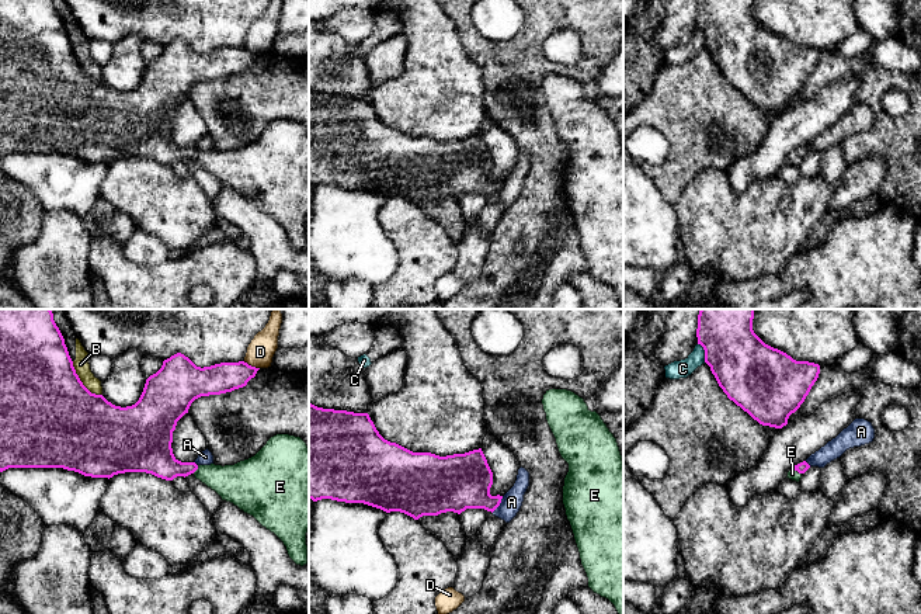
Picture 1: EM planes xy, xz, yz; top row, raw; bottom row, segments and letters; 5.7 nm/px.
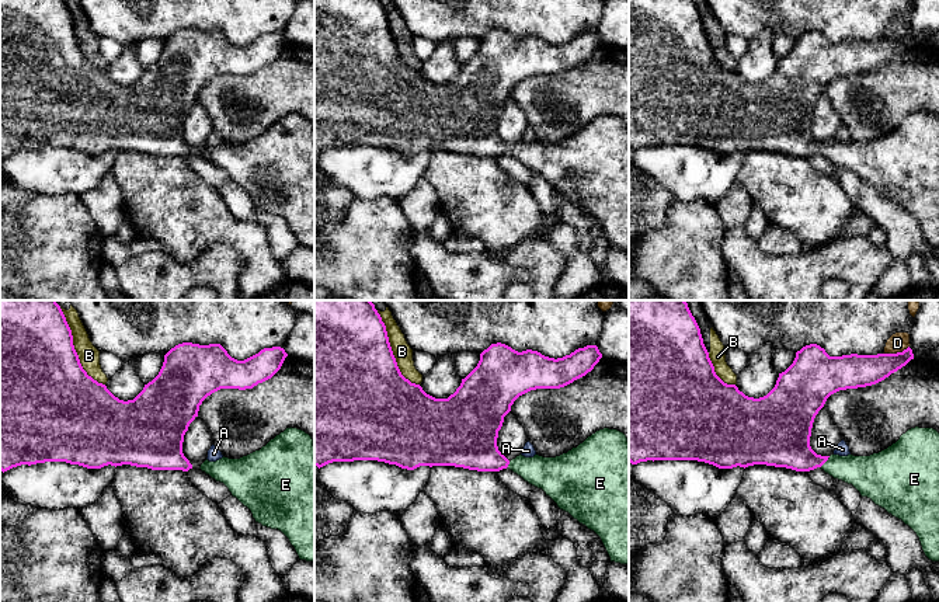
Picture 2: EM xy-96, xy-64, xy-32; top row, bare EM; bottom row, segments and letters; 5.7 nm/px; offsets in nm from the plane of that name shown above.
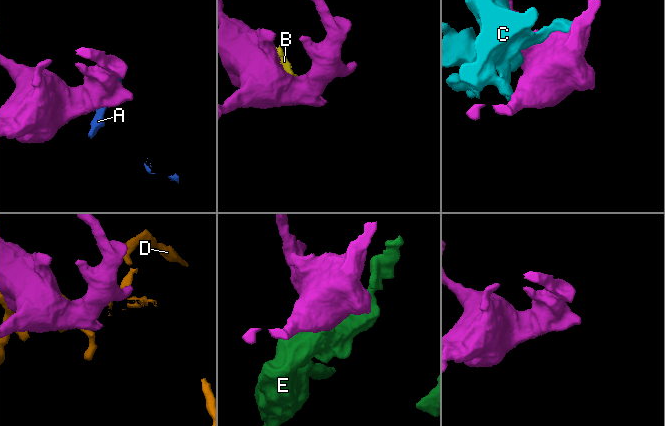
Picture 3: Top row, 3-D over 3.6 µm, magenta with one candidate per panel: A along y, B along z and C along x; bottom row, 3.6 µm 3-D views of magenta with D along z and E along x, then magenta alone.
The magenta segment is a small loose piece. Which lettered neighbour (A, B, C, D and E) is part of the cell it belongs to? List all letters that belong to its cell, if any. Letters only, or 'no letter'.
E

